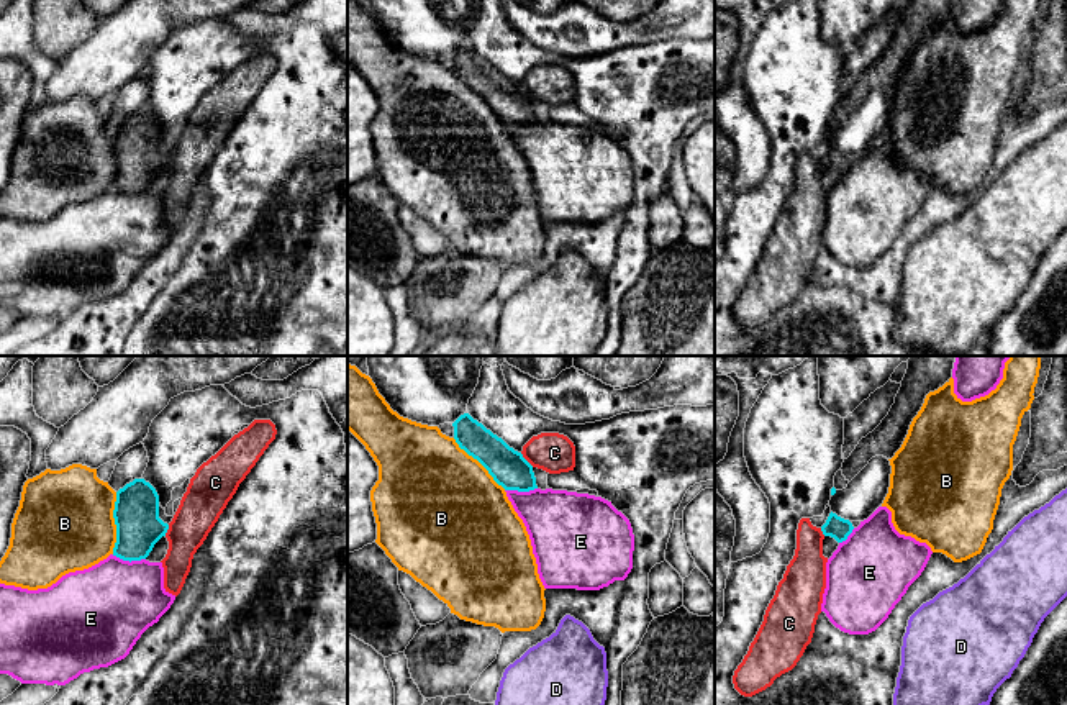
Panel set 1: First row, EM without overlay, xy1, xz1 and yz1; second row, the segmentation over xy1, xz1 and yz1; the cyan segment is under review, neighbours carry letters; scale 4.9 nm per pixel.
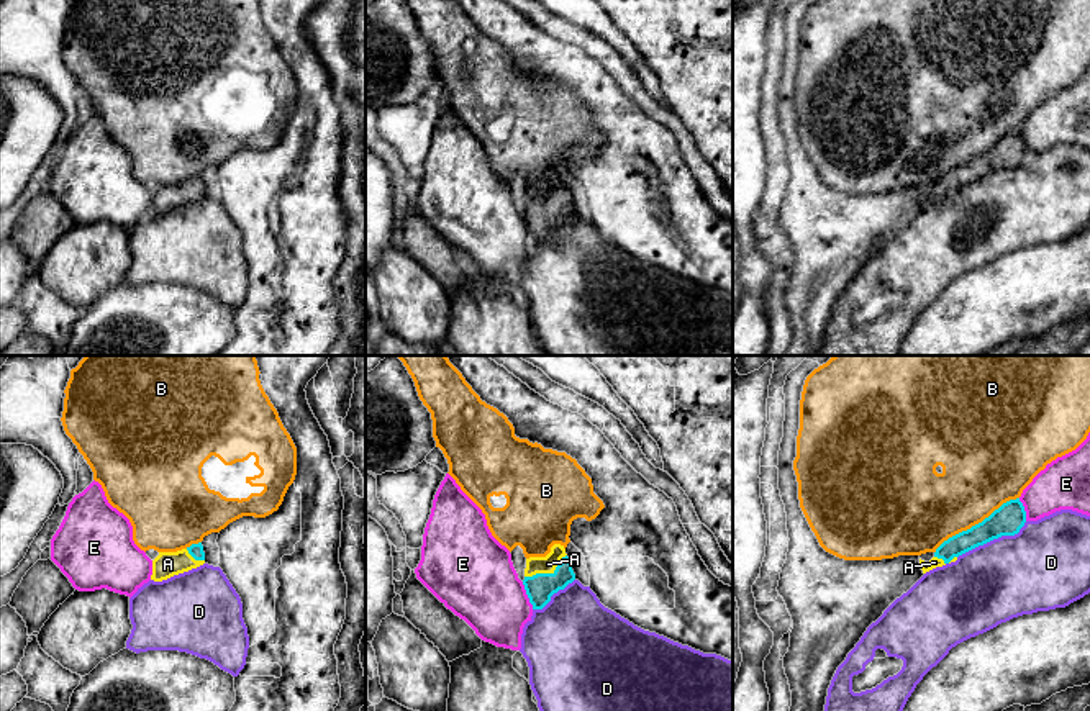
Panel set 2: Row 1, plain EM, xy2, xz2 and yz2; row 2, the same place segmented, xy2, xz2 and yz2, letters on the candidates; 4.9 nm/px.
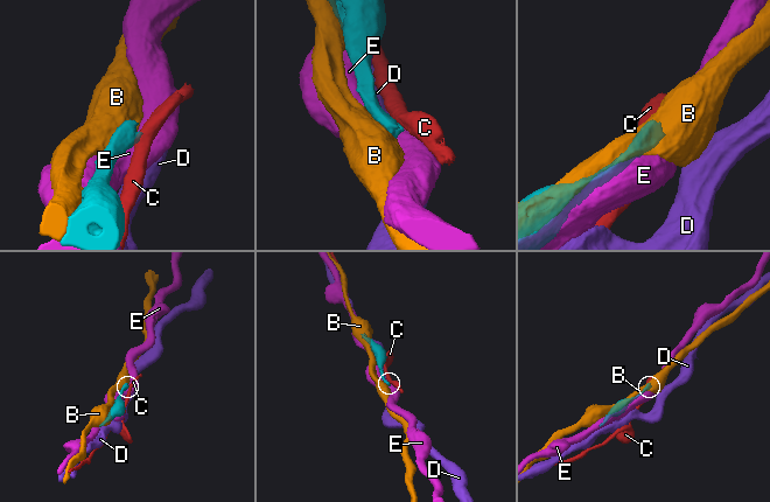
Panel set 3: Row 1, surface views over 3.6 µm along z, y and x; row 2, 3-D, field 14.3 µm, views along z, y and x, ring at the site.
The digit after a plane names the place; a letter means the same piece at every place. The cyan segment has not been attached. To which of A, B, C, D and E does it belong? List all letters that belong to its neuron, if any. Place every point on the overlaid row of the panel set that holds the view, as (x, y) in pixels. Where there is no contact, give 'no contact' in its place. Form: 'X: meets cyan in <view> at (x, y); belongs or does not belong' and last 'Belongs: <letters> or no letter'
A: meets cyan in xz2 at (546, 574); belongs
B: meets cyan in yz2 at (976, 525); does not belong
C: meets cyan in xz1 at (525, 459); does not belong
D: meets cyan in yz2 at (992, 539); does not belong
E: meets cyan in xy1 at (128, 559); does not belong
Belongs: A

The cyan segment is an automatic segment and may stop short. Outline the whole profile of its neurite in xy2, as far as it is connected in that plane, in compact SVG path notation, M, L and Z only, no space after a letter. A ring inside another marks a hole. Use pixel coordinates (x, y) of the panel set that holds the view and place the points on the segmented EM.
M202 542L192 544L190 547L177 552L159 552L159 555L152 560L151 580L162 582L203 564L205 552Z

